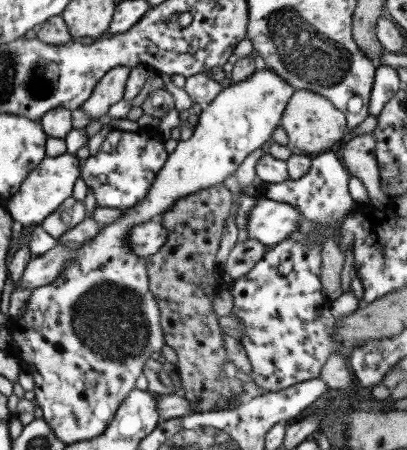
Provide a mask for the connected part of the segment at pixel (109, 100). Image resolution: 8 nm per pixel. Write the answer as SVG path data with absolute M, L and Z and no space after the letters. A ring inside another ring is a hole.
M124 65L108 70L90 98L78 109L88 113L92 119L107 116L110 106L123 99L130 71L131 67Z

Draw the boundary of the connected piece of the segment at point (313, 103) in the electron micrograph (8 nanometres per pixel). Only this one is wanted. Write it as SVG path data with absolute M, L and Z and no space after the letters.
M295 90L282 114L281 126L286 131L289 141L294 144L294 148L299 148L305 154L328 150L336 142L345 141L347 134L344 112L338 110L330 99L308 90Z

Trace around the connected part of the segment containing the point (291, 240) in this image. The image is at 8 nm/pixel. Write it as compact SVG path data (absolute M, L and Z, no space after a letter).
M300 230L290 234L276 246L266 246L266 254L244 276L236 278L229 288L233 295L232 312L245 325L240 343L252 365L253 374L248 378L263 389L264 393L276 392L299 382L318 378L326 359L332 354L332 338L337 318L331 313L331 300L322 292L322 246L308 248L305 234Z

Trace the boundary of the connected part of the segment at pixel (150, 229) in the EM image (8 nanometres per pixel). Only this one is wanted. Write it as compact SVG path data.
M150 221L136 224L128 231L126 242L134 254L147 257L160 250L166 237L168 237L168 231L162 227L162 224Z

